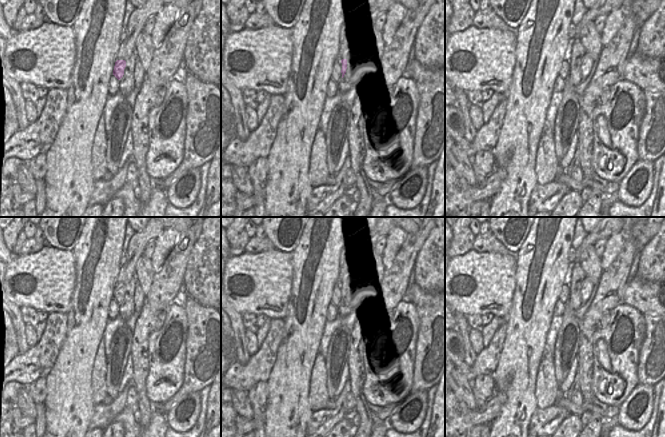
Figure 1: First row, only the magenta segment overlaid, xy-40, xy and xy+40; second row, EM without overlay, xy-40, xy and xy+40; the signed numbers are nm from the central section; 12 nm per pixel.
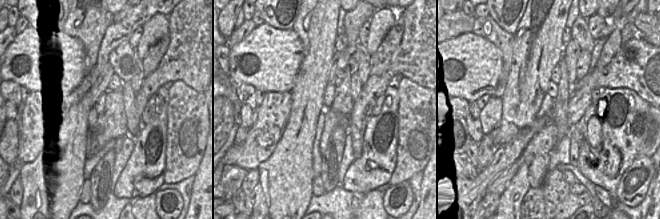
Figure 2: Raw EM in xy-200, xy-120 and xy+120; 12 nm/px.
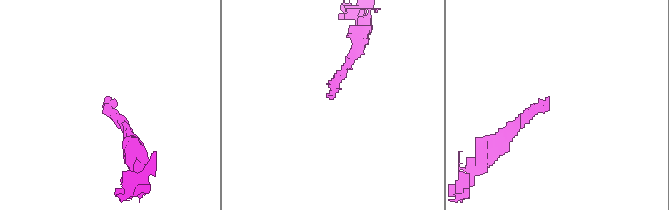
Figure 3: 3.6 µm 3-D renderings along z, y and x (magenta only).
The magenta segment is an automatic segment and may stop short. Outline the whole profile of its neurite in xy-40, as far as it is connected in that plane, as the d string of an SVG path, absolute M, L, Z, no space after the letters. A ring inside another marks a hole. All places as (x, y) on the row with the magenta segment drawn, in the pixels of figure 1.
M117 60L115 62L113 75L120 80L124 75L124 69L126 67L126 61L125 60Z

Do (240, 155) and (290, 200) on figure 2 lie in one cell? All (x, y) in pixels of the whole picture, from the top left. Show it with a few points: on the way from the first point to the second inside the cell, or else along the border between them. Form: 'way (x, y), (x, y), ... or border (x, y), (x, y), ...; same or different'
border (273, 151), (256, 168); different

